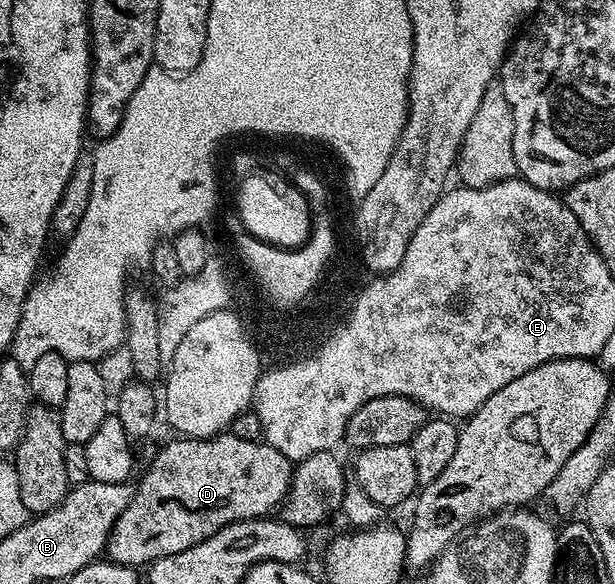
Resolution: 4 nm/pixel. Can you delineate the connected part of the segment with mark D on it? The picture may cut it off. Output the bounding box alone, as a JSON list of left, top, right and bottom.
[104,431,295,567]

